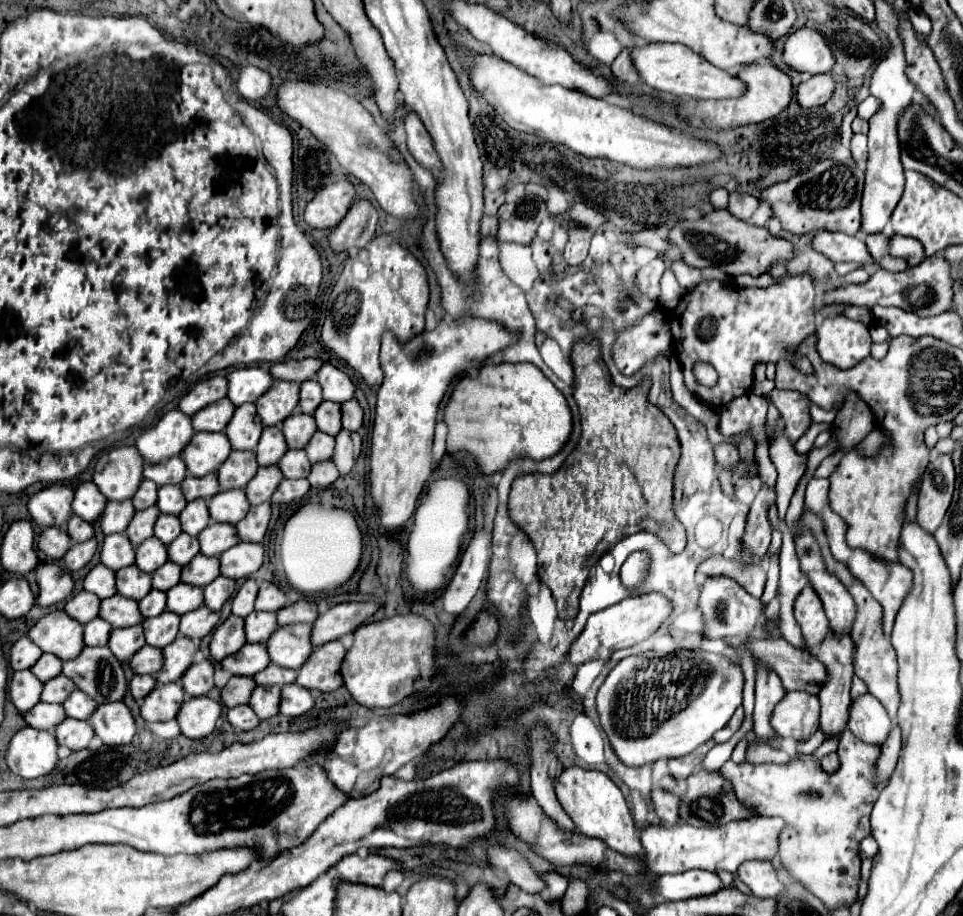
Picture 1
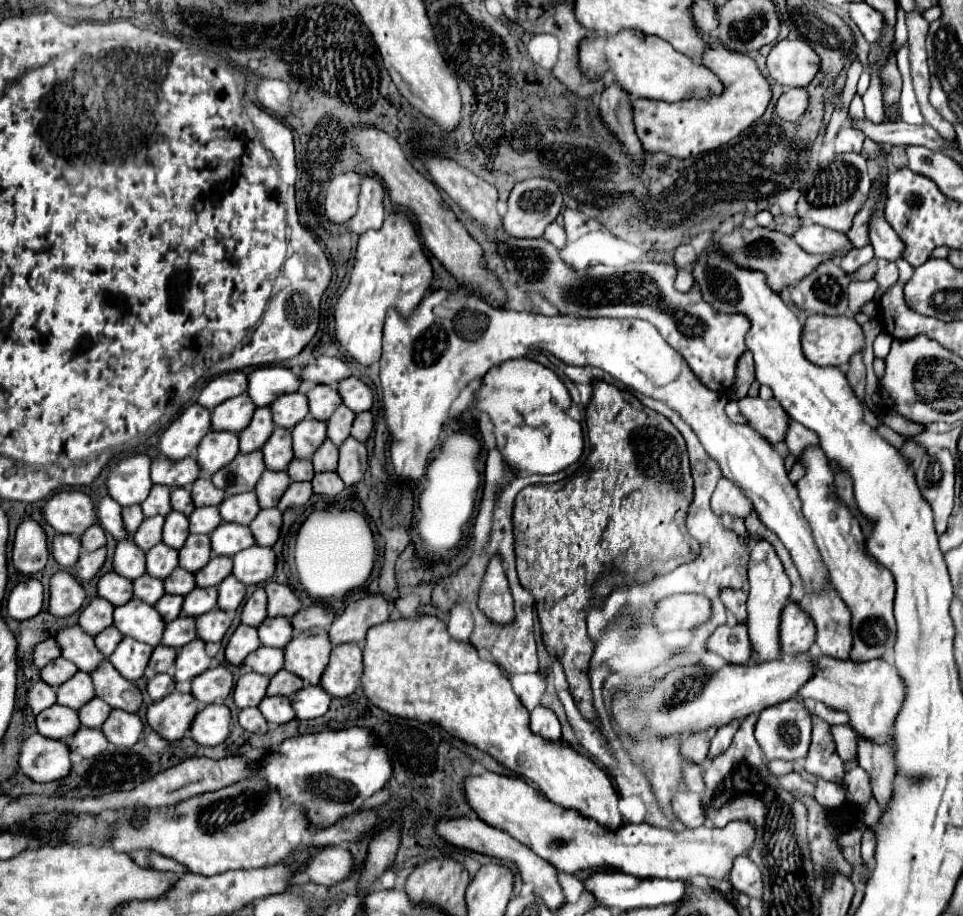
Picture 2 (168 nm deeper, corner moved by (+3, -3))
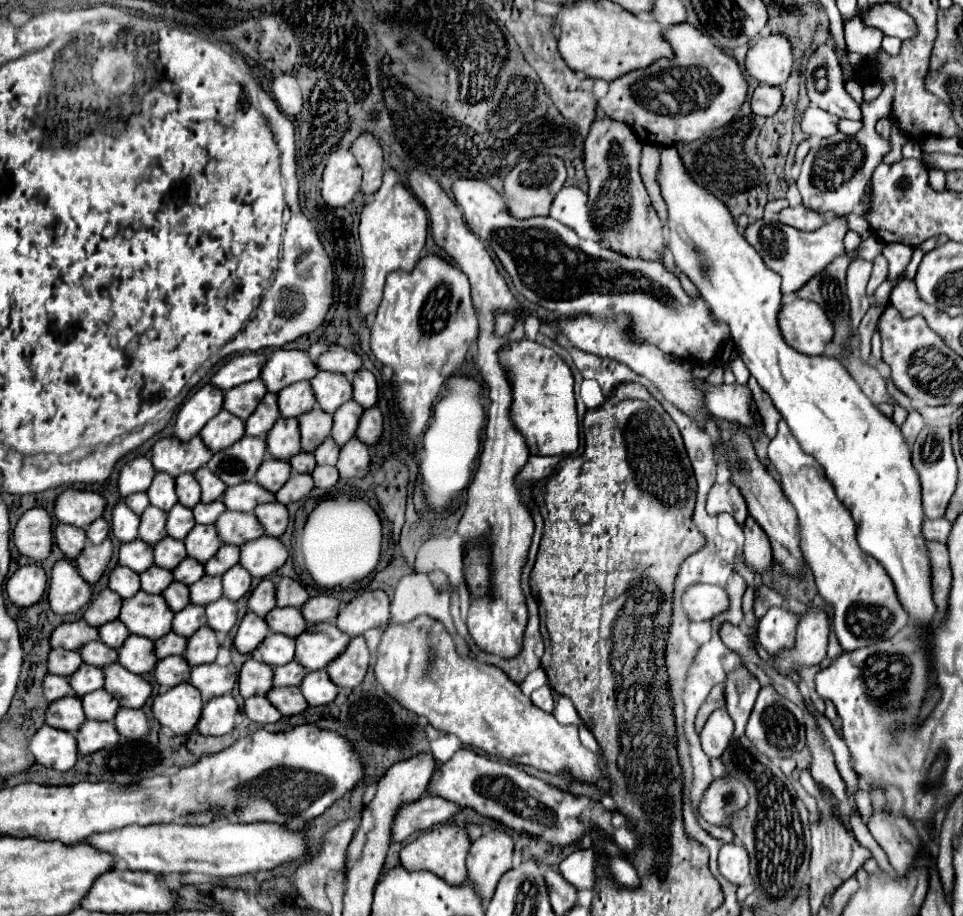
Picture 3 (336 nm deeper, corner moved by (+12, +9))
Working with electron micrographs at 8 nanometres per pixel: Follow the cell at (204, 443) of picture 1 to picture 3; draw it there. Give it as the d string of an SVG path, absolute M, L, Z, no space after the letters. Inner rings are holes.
M220 410L202 430L200 438L206 444L208 450L220 452L228 446L232 446L236 440L244 436L244 422L240 422L236 416L228 414L226 410Z

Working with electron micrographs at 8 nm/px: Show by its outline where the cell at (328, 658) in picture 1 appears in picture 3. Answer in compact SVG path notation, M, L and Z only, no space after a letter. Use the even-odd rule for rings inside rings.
M356 636L348 642L346 650L326 666L326 672L336 686L356 688L368 670L368 658L370 652L364 638Z

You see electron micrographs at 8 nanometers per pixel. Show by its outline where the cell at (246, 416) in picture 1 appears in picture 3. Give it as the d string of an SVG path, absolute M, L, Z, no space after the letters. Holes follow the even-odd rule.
M266 394L260 404L256 406L256 410L252 412L252 416L246 420L246 436L264 436L264 432L268 432L268 428L272 428L272 424L278 420L280 412L276 408L276 394Z

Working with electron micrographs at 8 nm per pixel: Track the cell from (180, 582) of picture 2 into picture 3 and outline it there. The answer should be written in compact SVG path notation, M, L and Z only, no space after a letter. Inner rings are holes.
M184 558L184 560L172 570L172 574L174 574L174 580L184 582L186 586L190 586L190 584L194 584L196 580L200 580L200 578L204 576L204 568L202 568L202 564L200 564L198 560Z

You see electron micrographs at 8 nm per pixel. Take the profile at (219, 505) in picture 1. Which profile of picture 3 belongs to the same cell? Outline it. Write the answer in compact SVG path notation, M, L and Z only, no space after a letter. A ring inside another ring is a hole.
M248 482L248 484L238 484L236 488L226 488L222 502L228 510L242 510L242 512L252 512L254 506L262 502L274 502L274 494L266 492L264 488L258 486L258 482Z

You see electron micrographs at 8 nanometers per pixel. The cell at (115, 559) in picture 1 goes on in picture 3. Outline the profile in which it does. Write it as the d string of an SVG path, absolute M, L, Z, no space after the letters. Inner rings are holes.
M132 540L132 542L124 542L120 544L118 550L118 564L128 566L134 572L144 572L146 568L150 568L154 564L152 560L152 546L144 544L142 540Z

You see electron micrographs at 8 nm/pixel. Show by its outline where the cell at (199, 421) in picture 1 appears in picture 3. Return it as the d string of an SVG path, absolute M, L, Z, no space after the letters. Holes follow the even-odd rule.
M260 380L248 382L248 384L240 384L228 392L224 392L224 410L228 410L230 414L238 416L240 420L246 420L250 416L250 412L254 412L258 400L264 396L264 384L260 384Z

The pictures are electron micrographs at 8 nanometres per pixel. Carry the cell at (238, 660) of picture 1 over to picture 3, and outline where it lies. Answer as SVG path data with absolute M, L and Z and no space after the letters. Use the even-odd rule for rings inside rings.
M270 632L256 648L256 658L270 664L270 666L282 666L294 660L294 644L290 636L274 634Z

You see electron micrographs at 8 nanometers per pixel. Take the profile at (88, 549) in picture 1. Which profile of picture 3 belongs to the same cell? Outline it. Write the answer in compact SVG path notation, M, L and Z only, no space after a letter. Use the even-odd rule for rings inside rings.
M108 538L96 546L86 544L84 550L80 552L80 556L76 558L76 568L78 568L80 576L88 584L94 584L102 576L102 572L106 570L110 554L112 554L112 542Z

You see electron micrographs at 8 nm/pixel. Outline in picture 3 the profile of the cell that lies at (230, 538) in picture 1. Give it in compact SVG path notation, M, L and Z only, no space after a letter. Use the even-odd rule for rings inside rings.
M226 510L220 516L220 520L216 520L214 526L216 526L216 532L224 544L236 544L236 546L264 534L264 528L256 520L256 516L250 512Z

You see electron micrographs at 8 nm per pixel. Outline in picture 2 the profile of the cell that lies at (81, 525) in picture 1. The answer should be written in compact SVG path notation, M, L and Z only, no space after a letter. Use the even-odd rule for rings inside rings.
M99 524L91 526L91 528L81 536L81 546L83 546L83 550L85 550L85 552L99 550L99 548L103 548L105 544L107 544L105 530L103 530Z

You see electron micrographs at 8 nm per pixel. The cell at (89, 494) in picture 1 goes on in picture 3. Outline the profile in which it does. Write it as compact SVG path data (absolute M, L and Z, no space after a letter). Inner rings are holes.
M122 500L112 506L112 534L120 542L136 540L138 538L138 524L140 516L136 516Z

